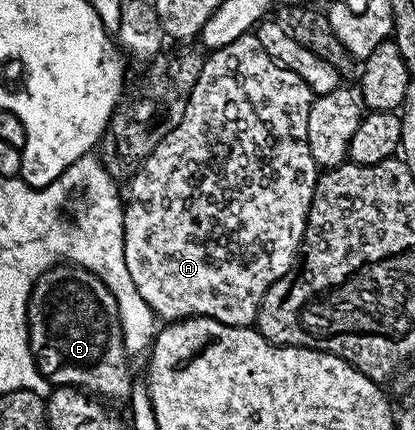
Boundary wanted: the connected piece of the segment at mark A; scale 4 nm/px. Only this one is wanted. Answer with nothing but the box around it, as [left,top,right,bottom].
[124,34,318,328]

